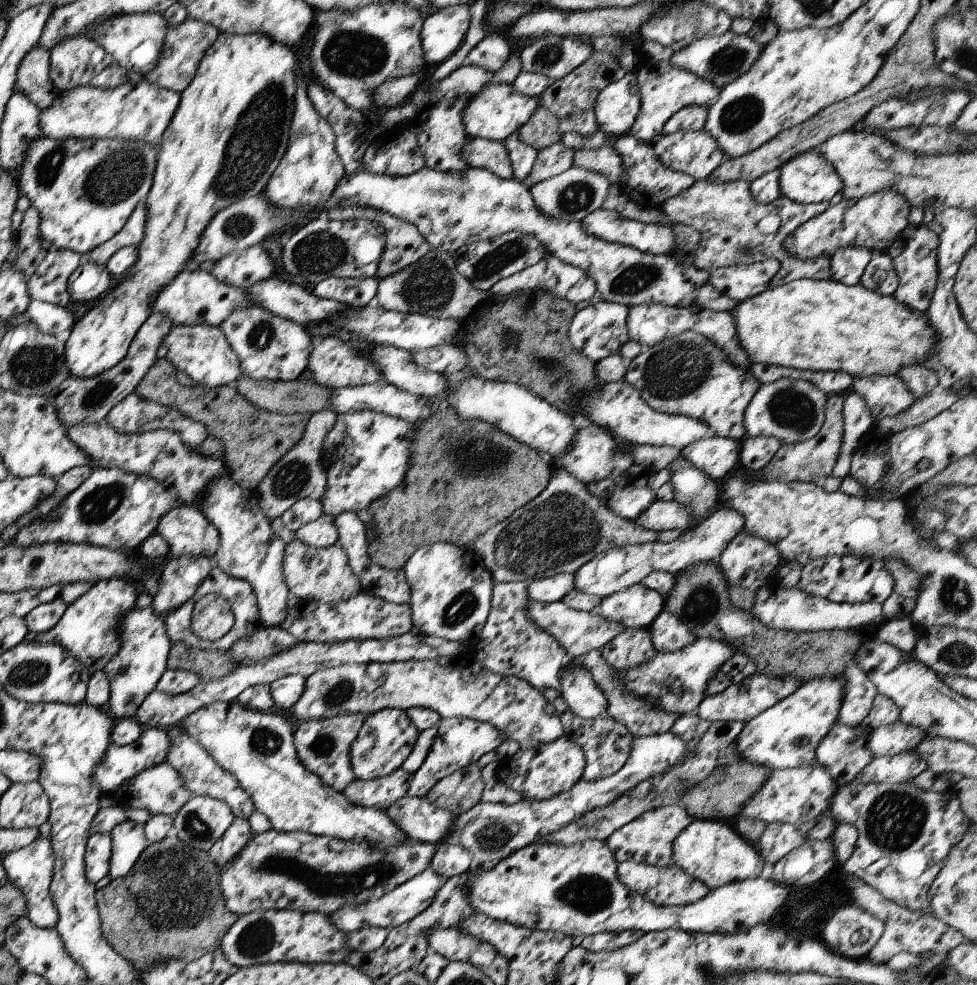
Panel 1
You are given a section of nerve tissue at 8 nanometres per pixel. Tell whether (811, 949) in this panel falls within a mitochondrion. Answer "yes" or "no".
no

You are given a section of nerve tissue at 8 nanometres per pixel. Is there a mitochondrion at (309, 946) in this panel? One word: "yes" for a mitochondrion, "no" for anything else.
no

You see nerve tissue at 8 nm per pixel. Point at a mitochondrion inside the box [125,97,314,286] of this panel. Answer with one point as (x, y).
(242, 224)

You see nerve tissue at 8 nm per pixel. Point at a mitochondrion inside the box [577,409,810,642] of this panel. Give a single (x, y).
(699, 598)

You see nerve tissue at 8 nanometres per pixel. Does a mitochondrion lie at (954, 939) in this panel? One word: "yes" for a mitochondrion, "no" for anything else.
no

